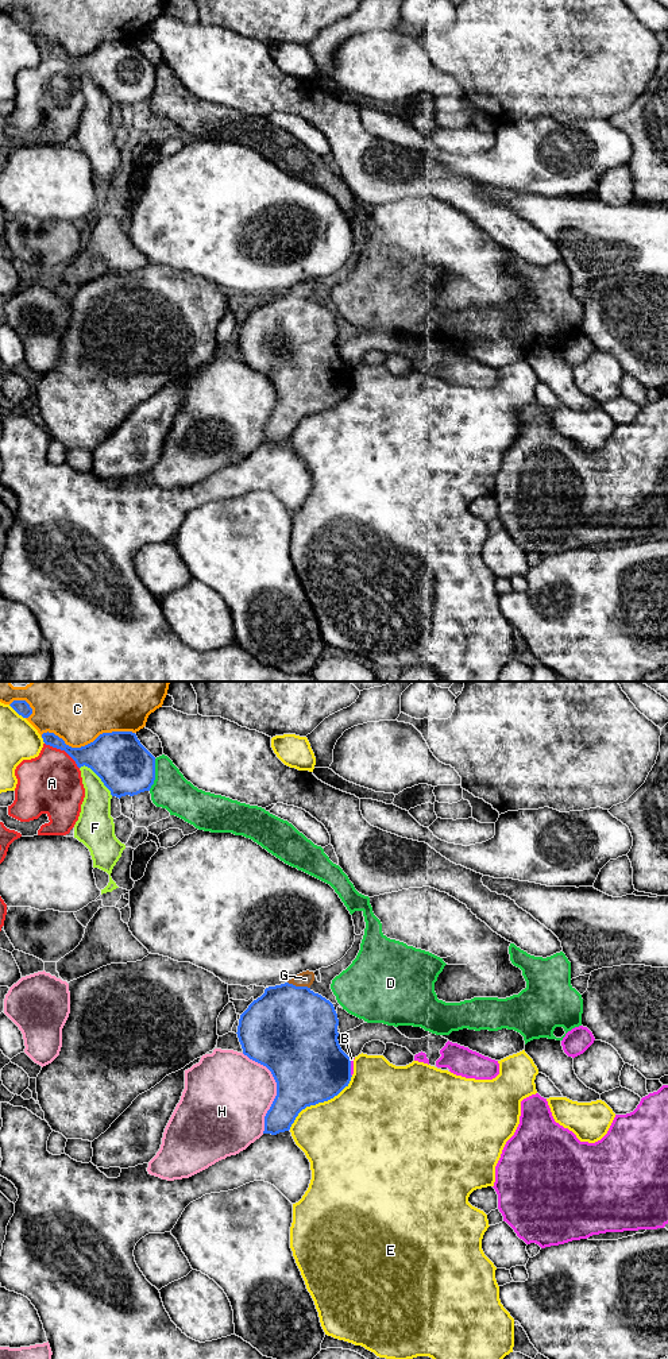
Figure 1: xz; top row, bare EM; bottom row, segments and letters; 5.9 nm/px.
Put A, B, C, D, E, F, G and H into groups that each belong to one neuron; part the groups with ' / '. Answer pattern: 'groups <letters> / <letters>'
groups A / B / C / D / E / F / G / H

